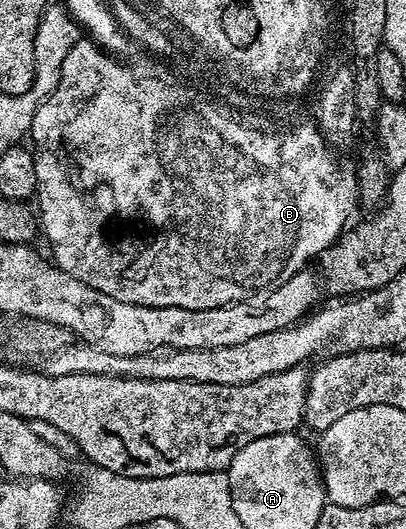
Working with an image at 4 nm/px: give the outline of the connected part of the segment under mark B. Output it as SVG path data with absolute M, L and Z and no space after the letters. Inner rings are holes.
M80 39L72 47L72 51L68 51L68 59L64 59L64 67L60 71L60 83L56 83L56 87L52 91L52 95L48 95L48 99L44 99L42 106L36 111L36 115L30 124L30 131L28 134L29 140L34 140L32 144L32 152L34 155L34 162L36 163L36 183L38 184L38 192L36 194L36 202L38 201L38 209L36 205L36 213L40 218L40 229L46 237L50 240L50 249L52 260L55 265L64 267L66 272L71 273L76 279L81 281L89 281L91 283L97 282L99 277L101 288L105 289L108 295L112 295L112 299L120 299L124 303L132 303L133 305L152 305L155 304L157 293L166 293L164 297L164 304L168 307L188 307L192 311L200 311L208 307L224 307L231 305L237 301L243 301L249 297L253 297L256 293L269 290L271 287L279 284L281 281L292 279L292 275L296 275L300 269L307 268L309 257L317 258L319 255L326 252L339 237L342 236L344 230L351 224L350 216L354 213L354 208L359 208L360 202L358 200L358 174L355 166L341 165L336 158L333 157L331 146L328 145L322 134L319 133L317 124L312 123L308 129L302 129L302 133L294 133L294 137L282 137L282 141L278 141L278 136L274 131L270 132L267 137L258 137L258 133L246 133L246 129L238 129L238 121L230 125L230 121L226 121L226 117L222 114L226 111L225 108L210 109L210 105L202 105L202 101L194 101L194 97L190 97L193 88L187 87L185 84L180 85L174 89L166 89L164 82L145 80L136 72L129 64L123 63L116 56L111 56L91 39ZM94 265L102 265L102 270L97 273L94 270Z

